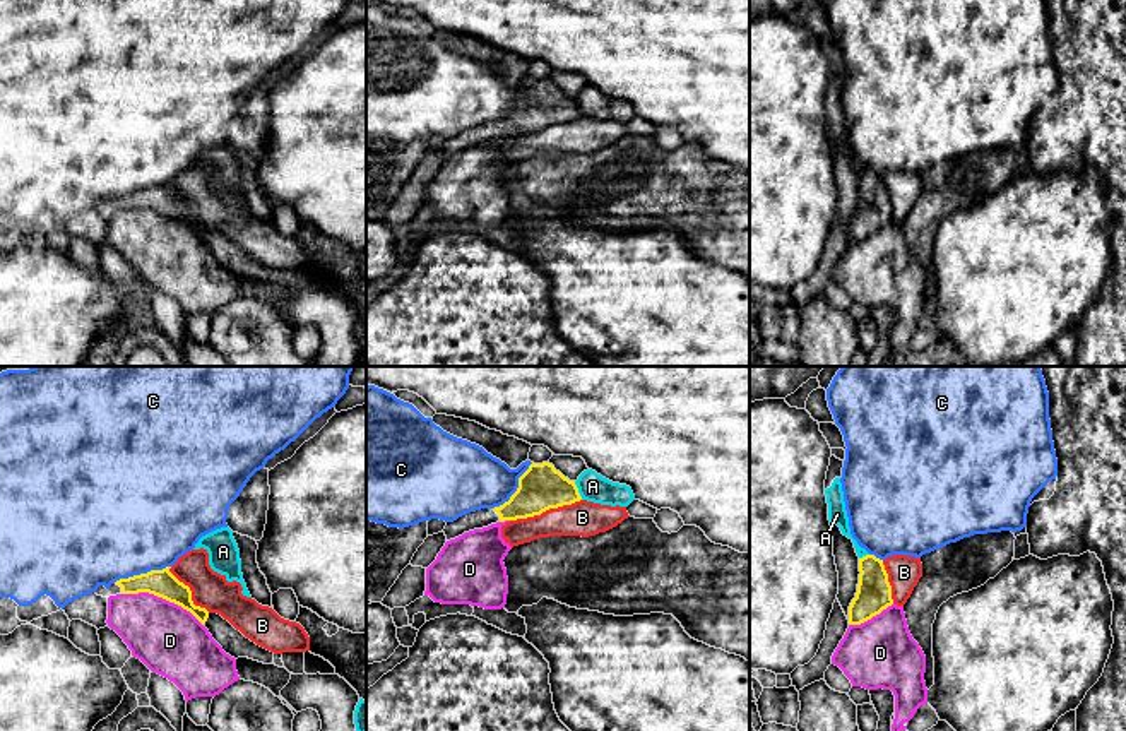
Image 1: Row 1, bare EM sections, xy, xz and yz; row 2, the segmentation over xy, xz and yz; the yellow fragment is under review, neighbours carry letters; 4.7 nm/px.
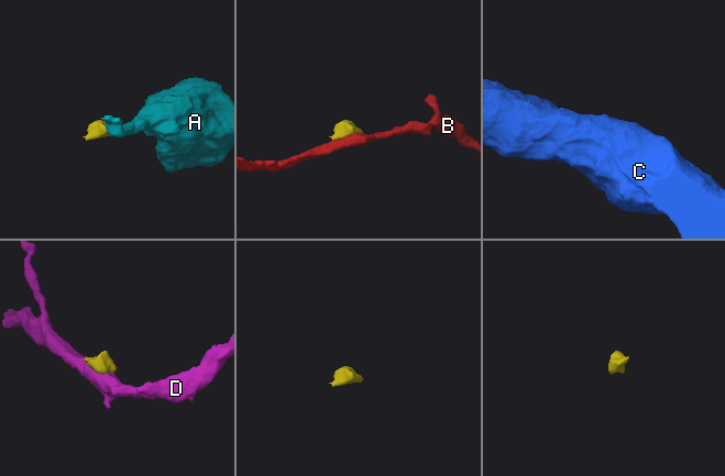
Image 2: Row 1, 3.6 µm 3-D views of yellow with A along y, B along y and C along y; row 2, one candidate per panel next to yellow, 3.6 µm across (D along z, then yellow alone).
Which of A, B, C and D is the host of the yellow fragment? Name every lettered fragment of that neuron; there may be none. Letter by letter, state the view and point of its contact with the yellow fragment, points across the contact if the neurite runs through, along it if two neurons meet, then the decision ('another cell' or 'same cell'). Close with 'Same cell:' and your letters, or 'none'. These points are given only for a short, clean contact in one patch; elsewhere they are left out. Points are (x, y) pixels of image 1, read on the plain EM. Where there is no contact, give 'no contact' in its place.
A: meets yellow in xz at (577, 106); border along xz (574, 98), (582, 115); another cell
B: meets yellow in xz at (545, 127); border along xz (580, 115), (510, 137); another cell
C: meets yellow in xy at (141, 190); border along xy (170, 182), (160, 187), (120, 194), (113, 199); another cell
D: meets yellow in xy at (163, 214); border along xy (122, 209), (153, 209), (161, 213), (185, 225), (202, 242); another cell
Same cell: none

